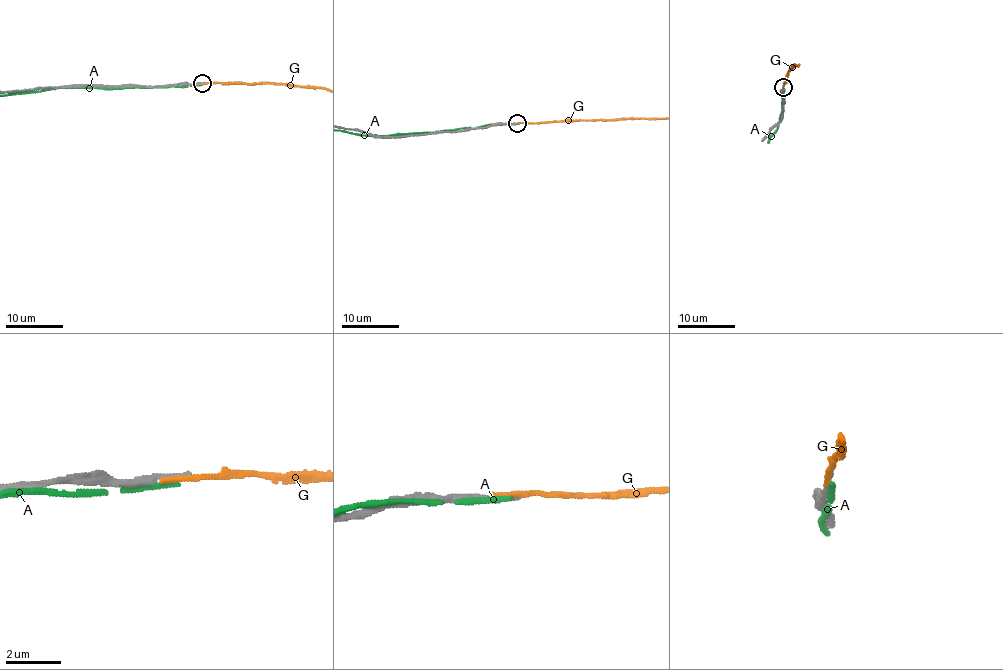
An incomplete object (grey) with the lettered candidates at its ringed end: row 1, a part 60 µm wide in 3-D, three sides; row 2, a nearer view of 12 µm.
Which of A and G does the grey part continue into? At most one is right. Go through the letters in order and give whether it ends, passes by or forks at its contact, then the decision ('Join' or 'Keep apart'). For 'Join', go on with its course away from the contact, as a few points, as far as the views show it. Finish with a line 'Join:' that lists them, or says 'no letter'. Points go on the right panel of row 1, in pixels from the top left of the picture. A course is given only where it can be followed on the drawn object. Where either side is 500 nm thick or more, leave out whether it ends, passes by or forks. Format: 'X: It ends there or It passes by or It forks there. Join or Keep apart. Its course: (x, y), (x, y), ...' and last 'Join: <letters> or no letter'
A: It passes by. Keep apart
G: It ends there. Join
Join: G

